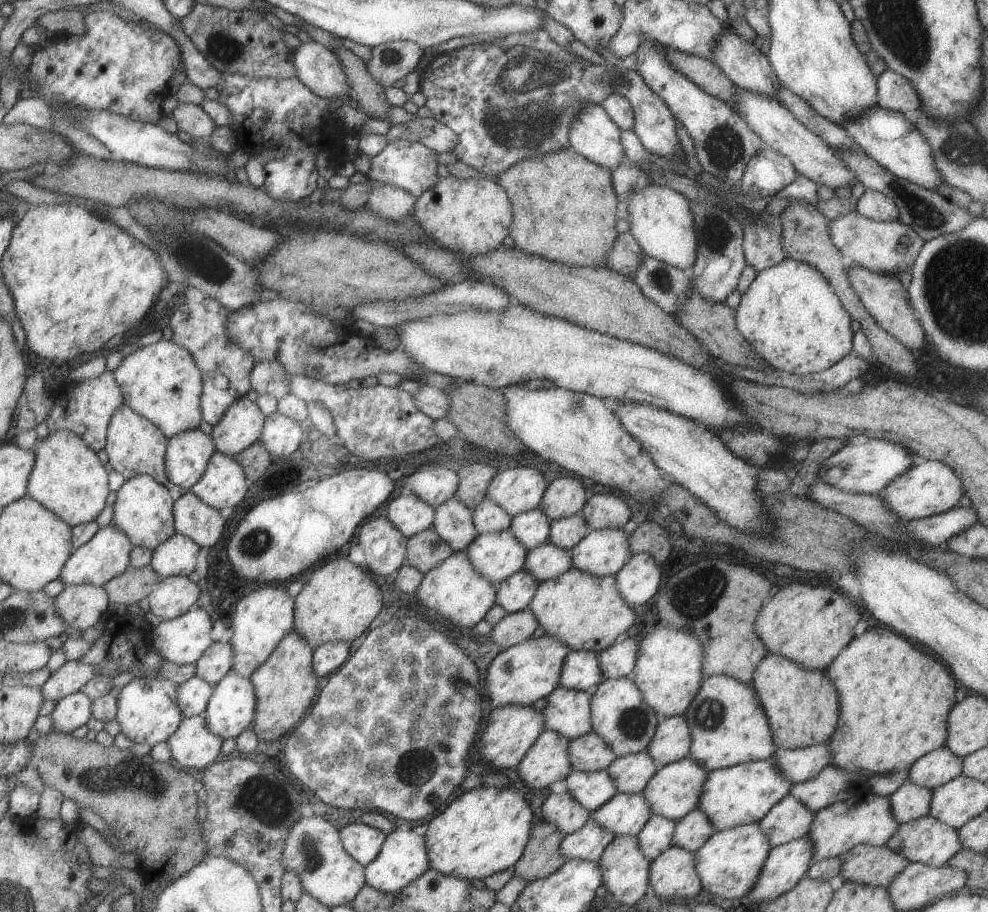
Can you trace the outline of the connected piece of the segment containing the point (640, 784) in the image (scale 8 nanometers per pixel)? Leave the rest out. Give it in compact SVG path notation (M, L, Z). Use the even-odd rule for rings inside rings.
M648 749L636 754L616 757L607 768L618 793L642 793L648 781L656 774L658 764Z

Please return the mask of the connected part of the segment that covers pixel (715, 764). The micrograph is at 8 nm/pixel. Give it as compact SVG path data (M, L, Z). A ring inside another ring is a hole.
M714 675L704 678L701 690L691 702L684 718L686 718L691 732L689 756L707 771L725 769L748 761L770 759L777 749L766 713L753 685L744 684L726 675Z

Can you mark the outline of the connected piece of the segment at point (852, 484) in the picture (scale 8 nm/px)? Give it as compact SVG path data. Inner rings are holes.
M869 439L862 445L844 445L819 464L816 474L822 482L837 489L854 494L876 495L888 482L913 466L913 456L905 446L884 439Z

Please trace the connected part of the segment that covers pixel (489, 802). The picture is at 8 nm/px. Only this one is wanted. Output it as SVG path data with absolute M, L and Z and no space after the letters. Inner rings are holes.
M484 785L480 788L475 787L456 798L428 824L424 838L431 868L436 872L458 876L467 881L472 881L474 878L484 880L493 874L513 868L524 854L533 827L534 814L524 797L525 790L518 785L510 786L508 789Z

